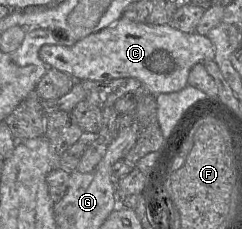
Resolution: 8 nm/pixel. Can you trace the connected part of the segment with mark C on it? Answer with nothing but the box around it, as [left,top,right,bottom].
[39,17,215,95]

